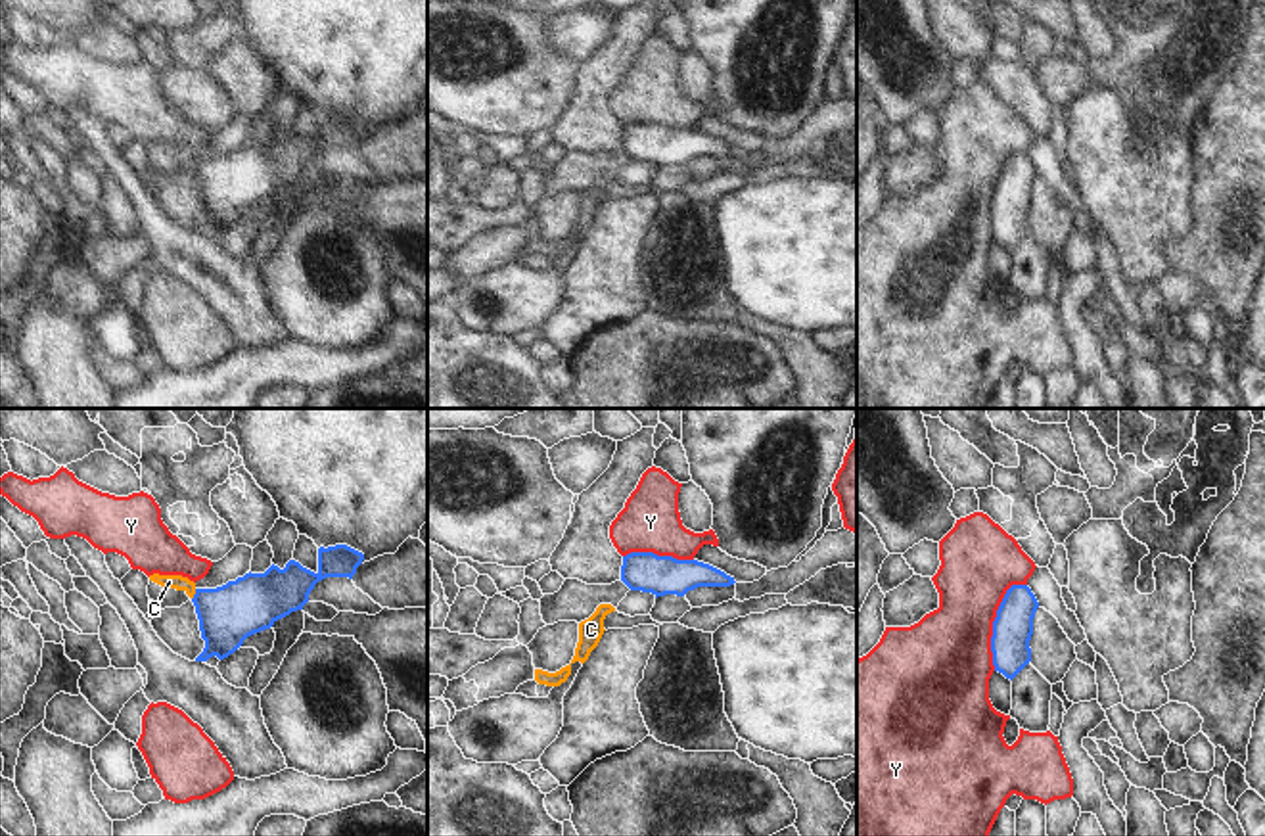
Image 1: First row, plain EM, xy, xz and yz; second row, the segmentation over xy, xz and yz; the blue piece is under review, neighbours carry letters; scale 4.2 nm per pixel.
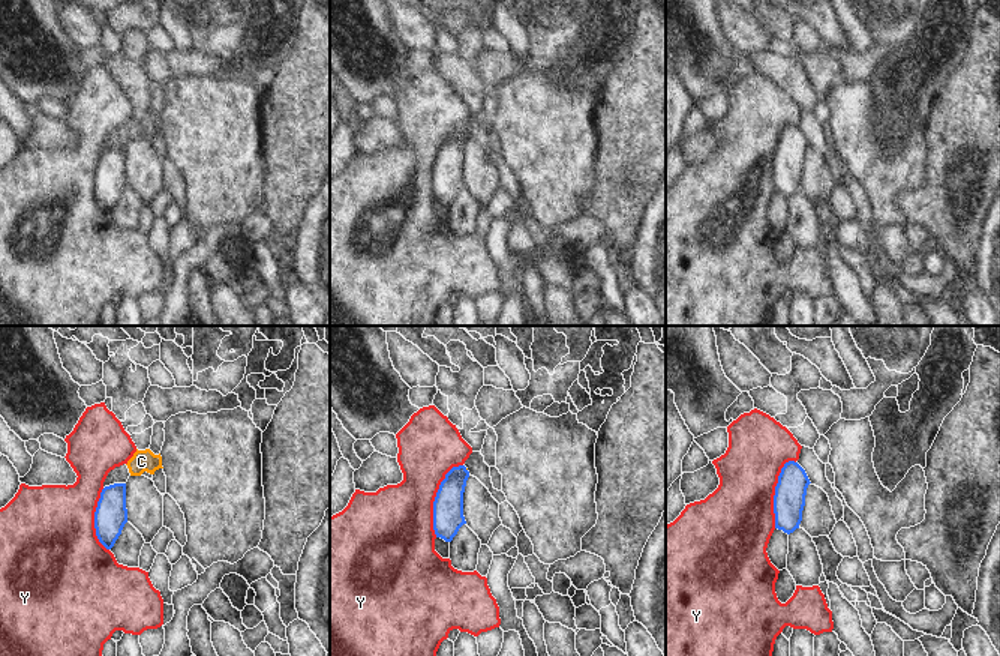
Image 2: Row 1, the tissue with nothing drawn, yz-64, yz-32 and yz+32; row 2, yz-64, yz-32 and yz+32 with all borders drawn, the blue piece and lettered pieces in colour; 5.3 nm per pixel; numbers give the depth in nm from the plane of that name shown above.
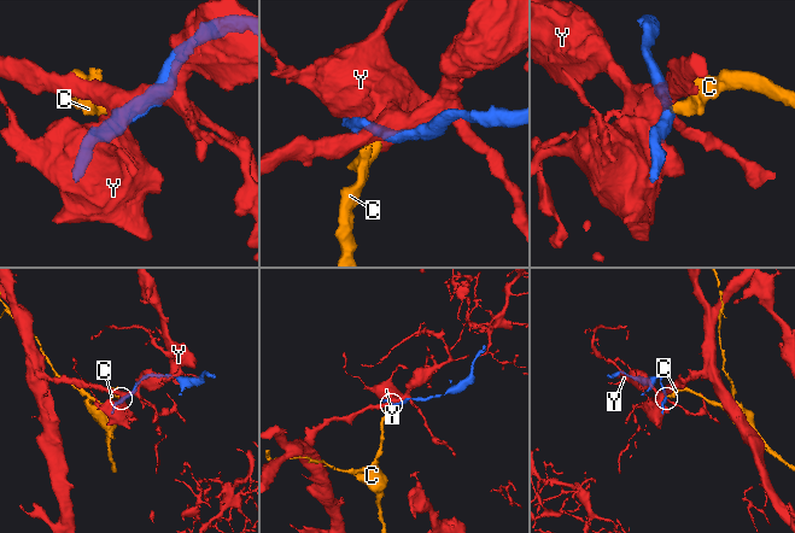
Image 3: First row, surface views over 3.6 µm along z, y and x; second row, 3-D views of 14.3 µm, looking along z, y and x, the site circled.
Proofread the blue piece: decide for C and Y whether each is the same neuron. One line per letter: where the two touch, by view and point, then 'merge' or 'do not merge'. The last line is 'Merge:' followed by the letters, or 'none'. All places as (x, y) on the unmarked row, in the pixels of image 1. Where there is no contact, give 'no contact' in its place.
C: meets blue in xy at (194, 165); do not merge
Y: meets blue in yz at (993, 192); do not merge
Merge: none

